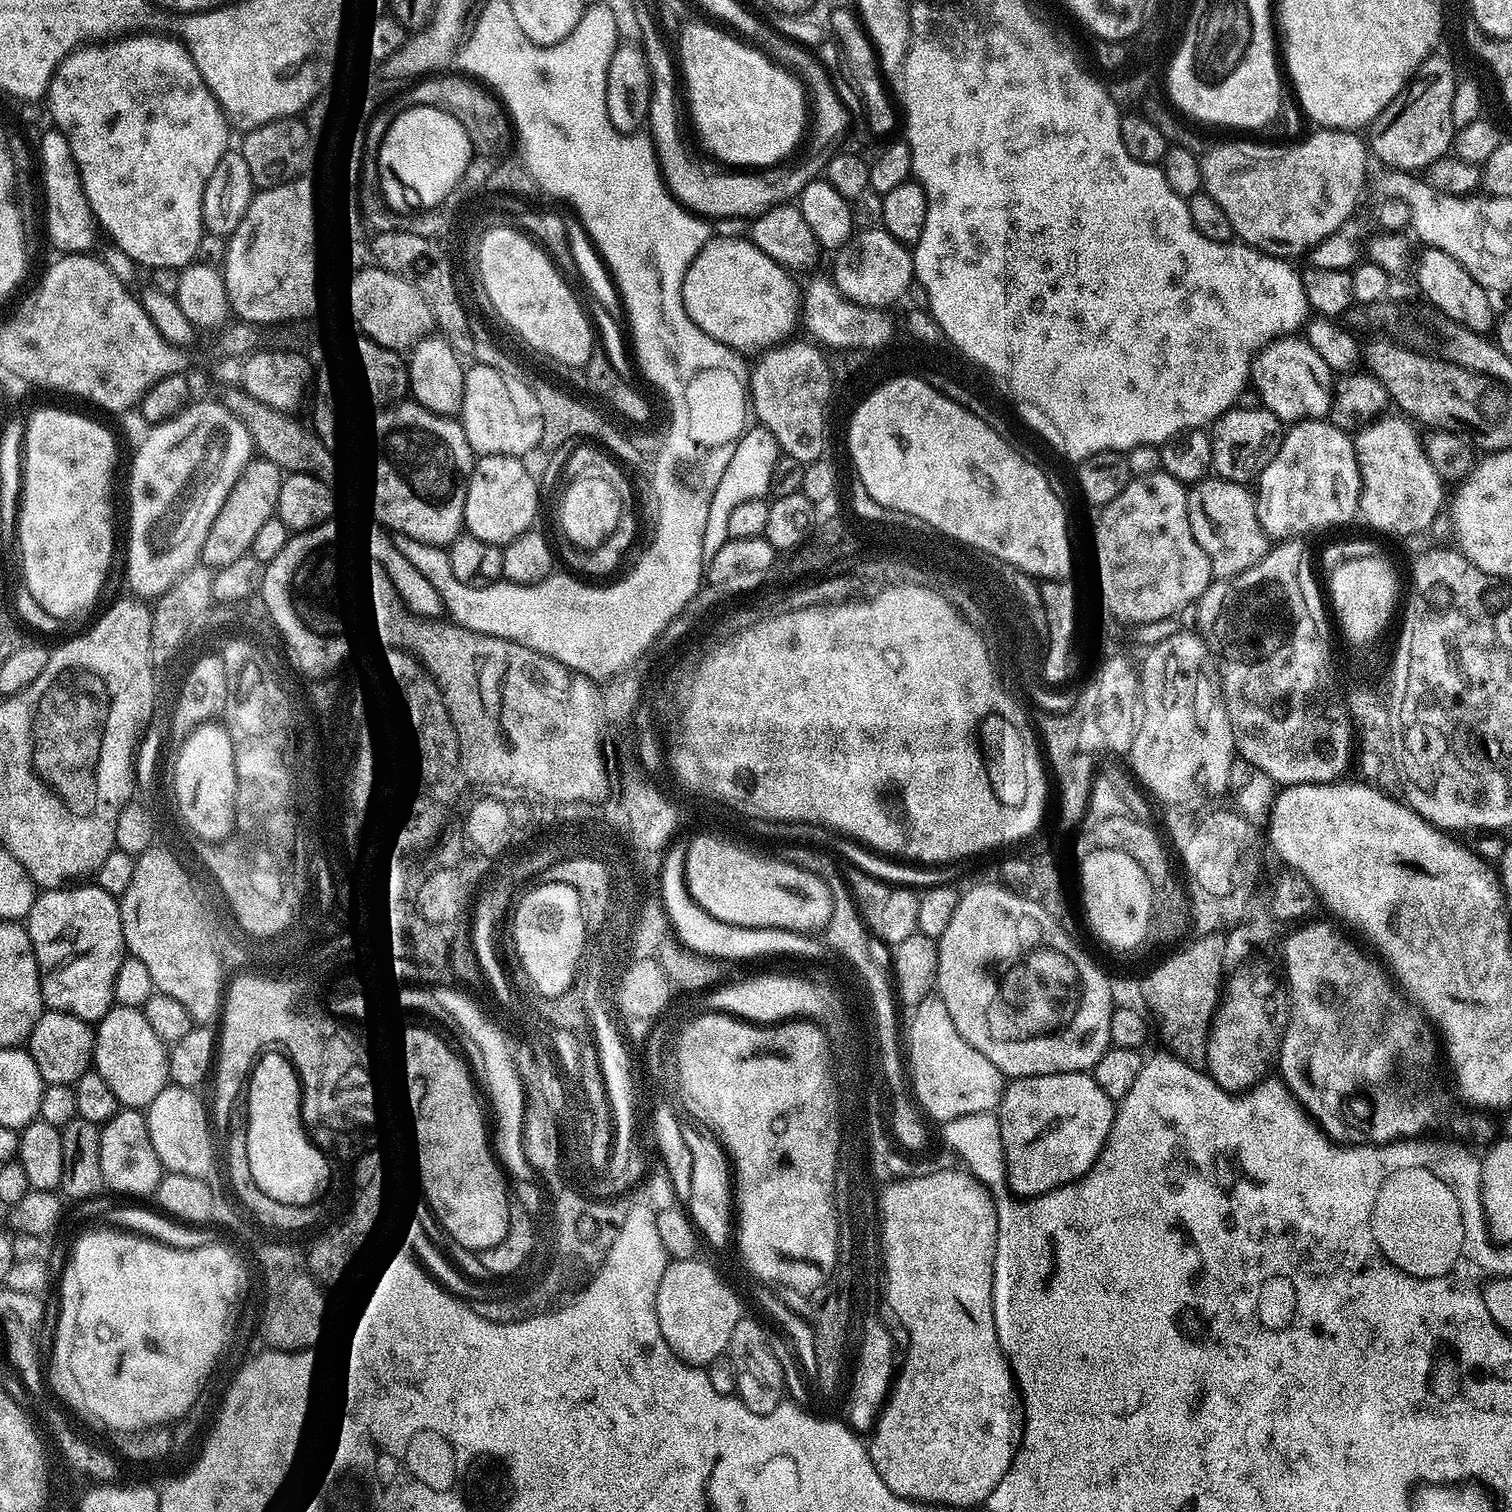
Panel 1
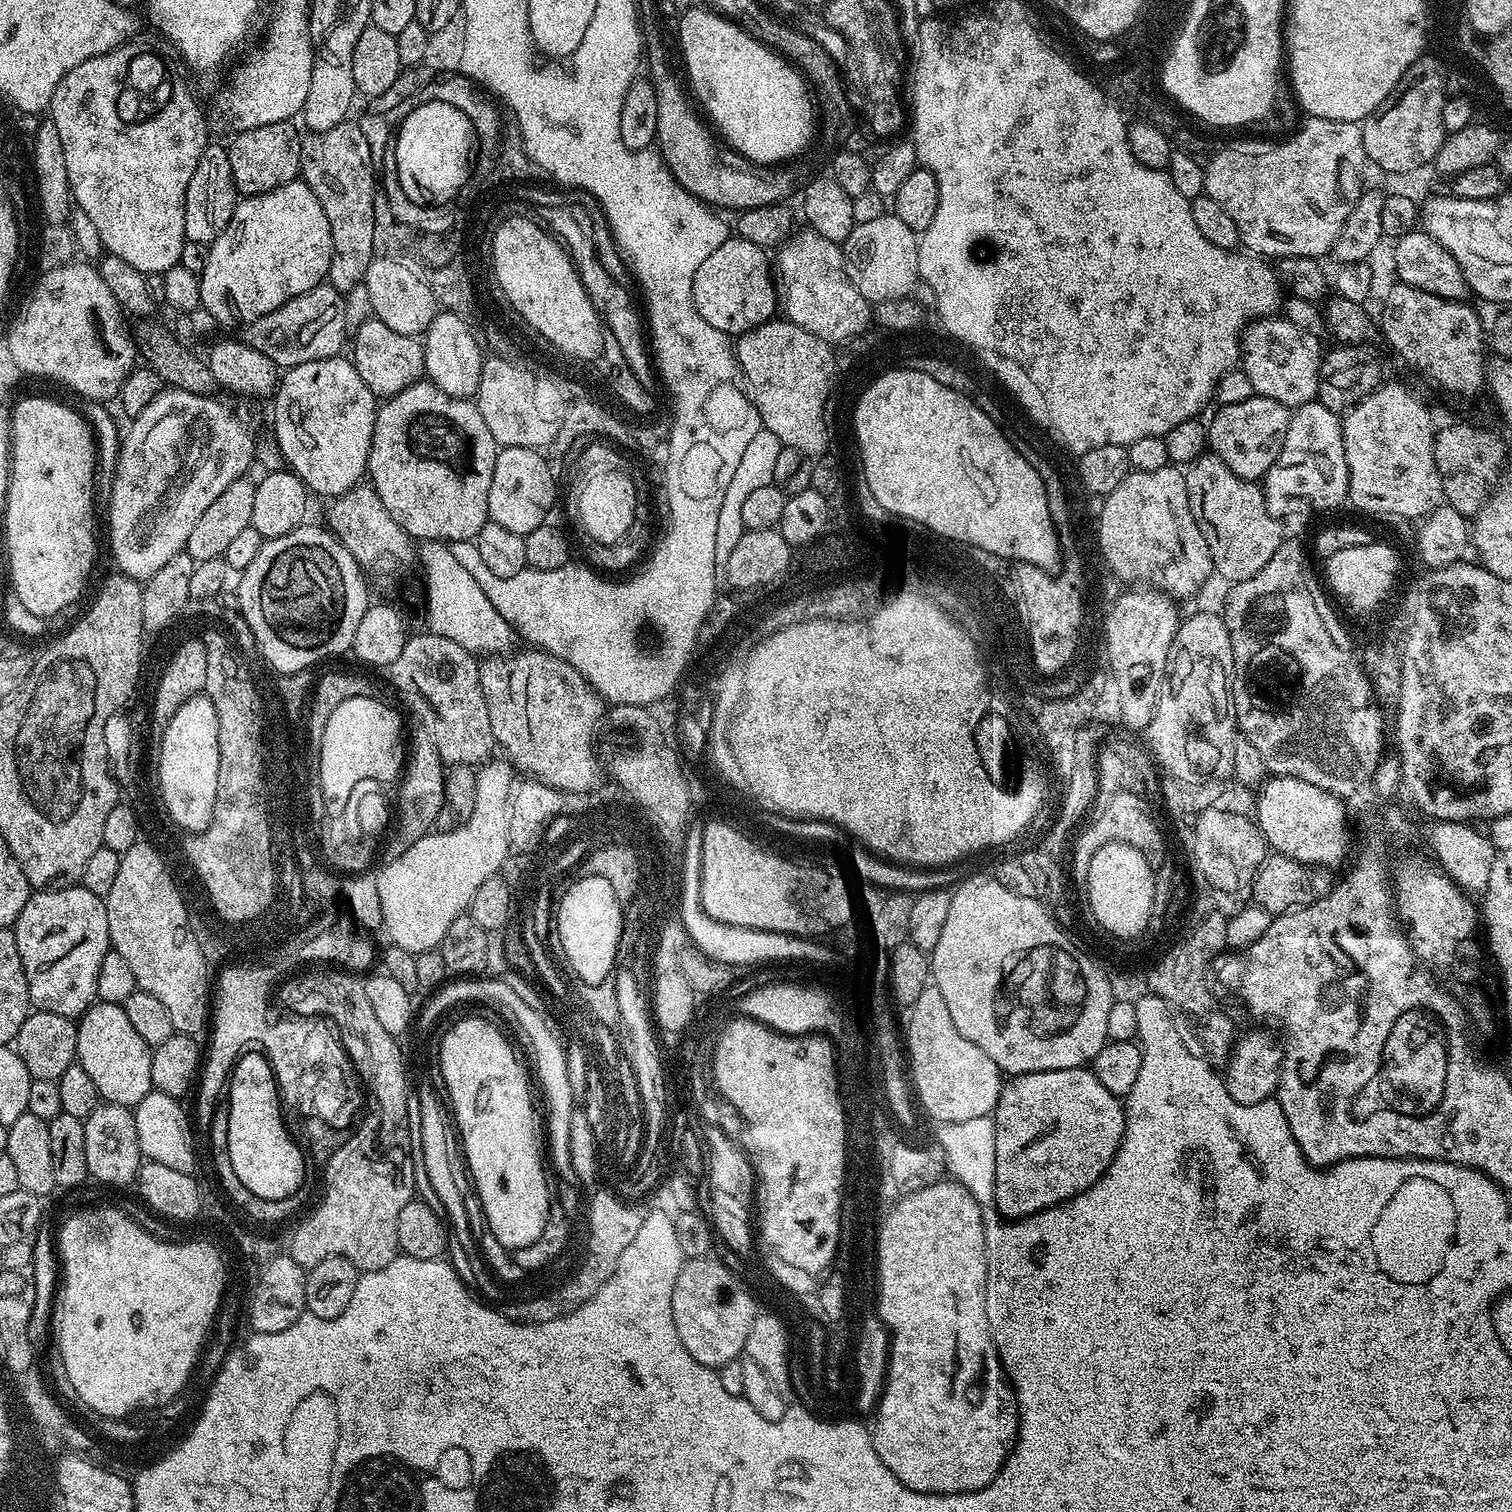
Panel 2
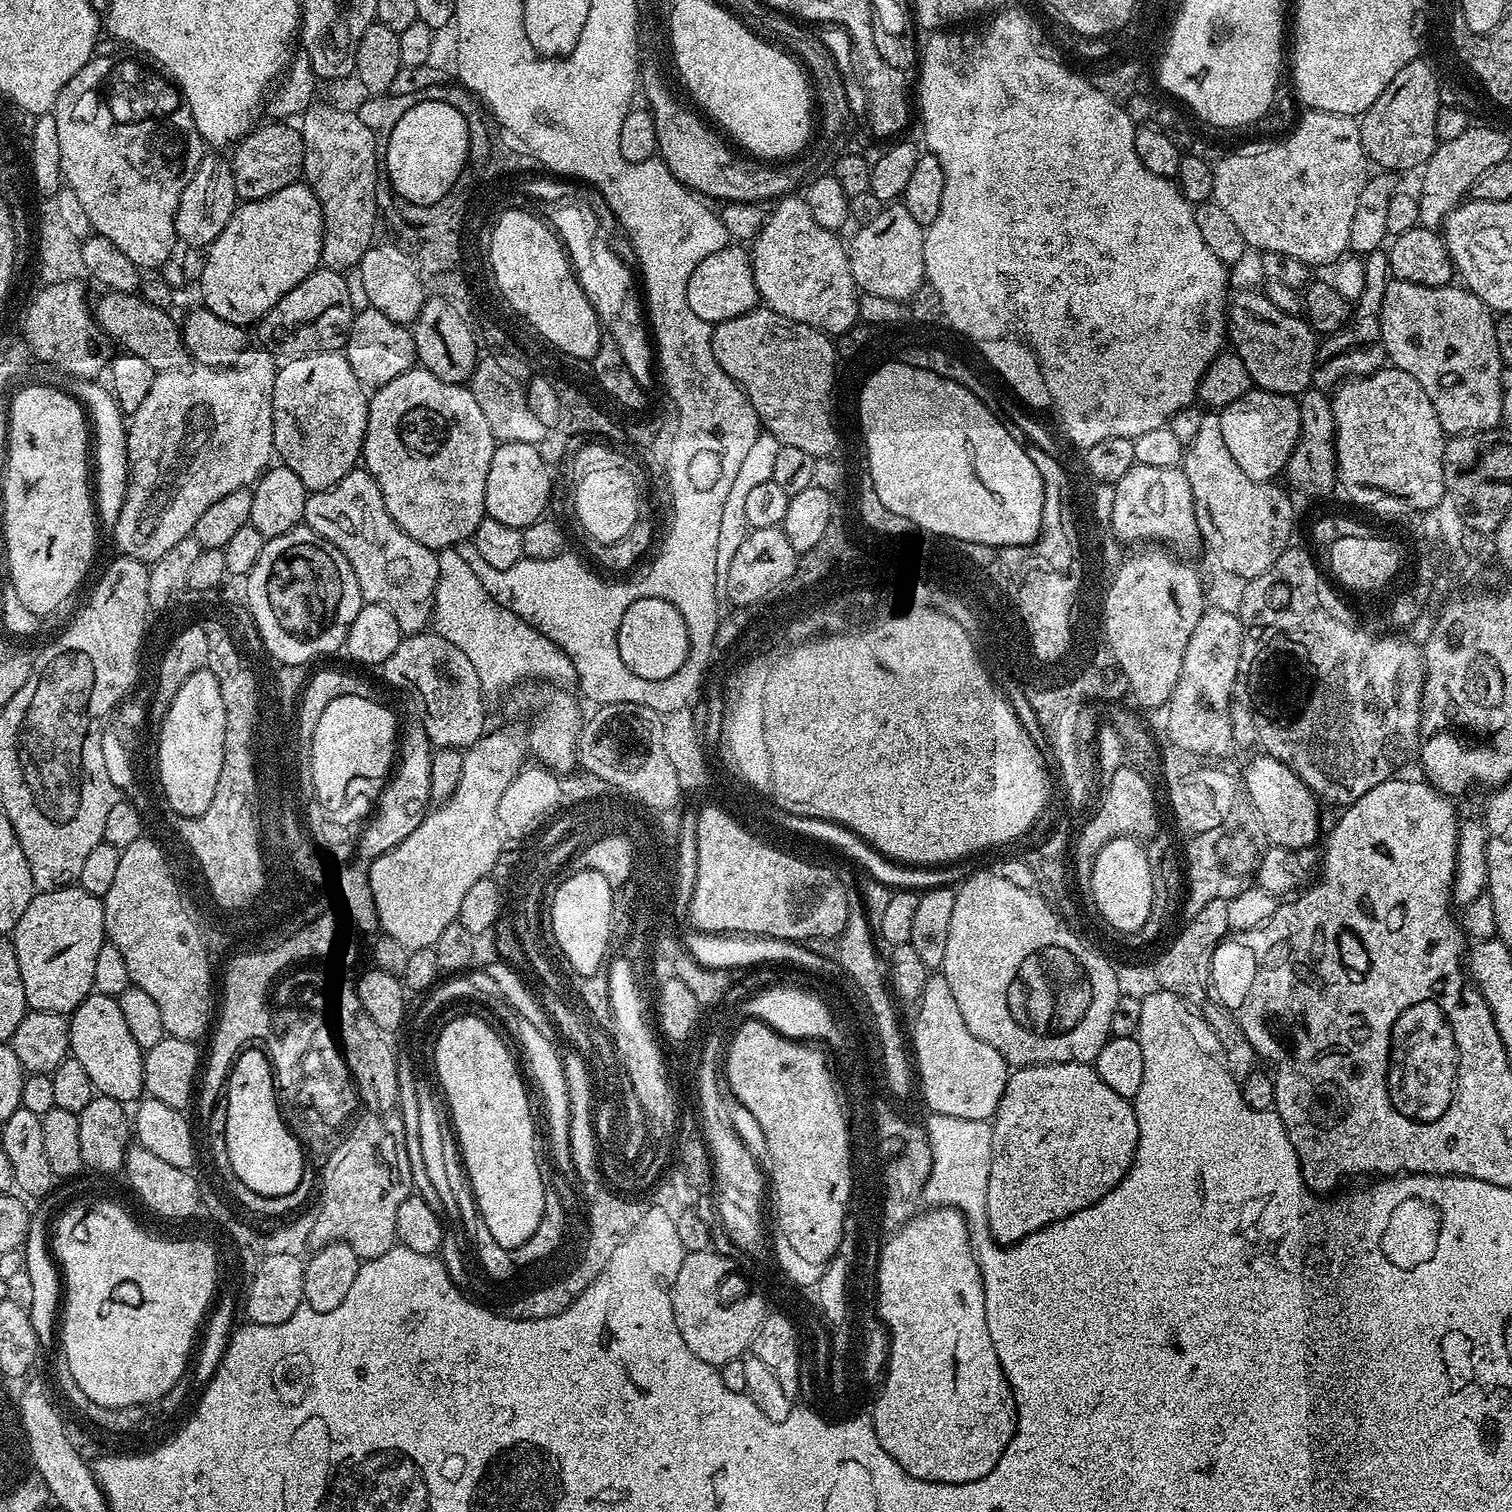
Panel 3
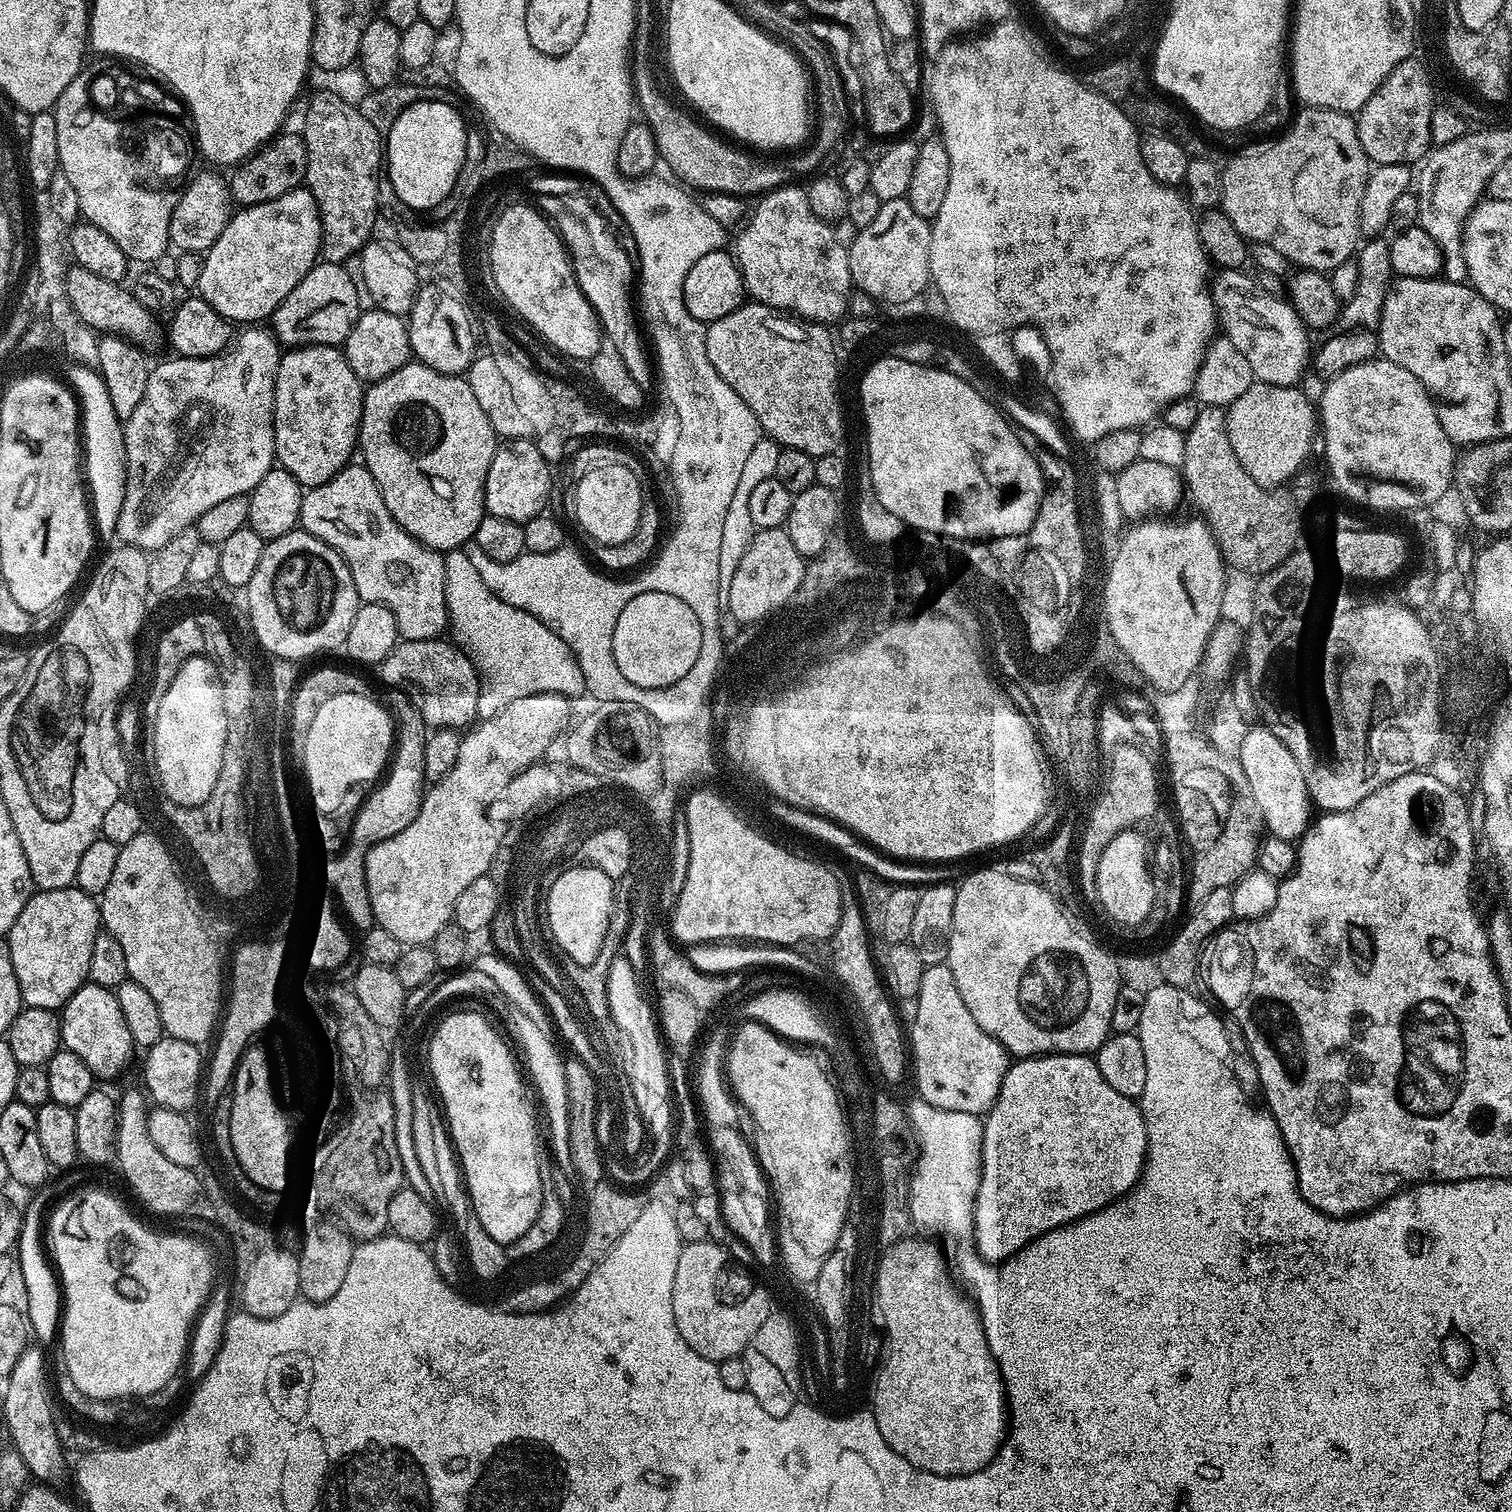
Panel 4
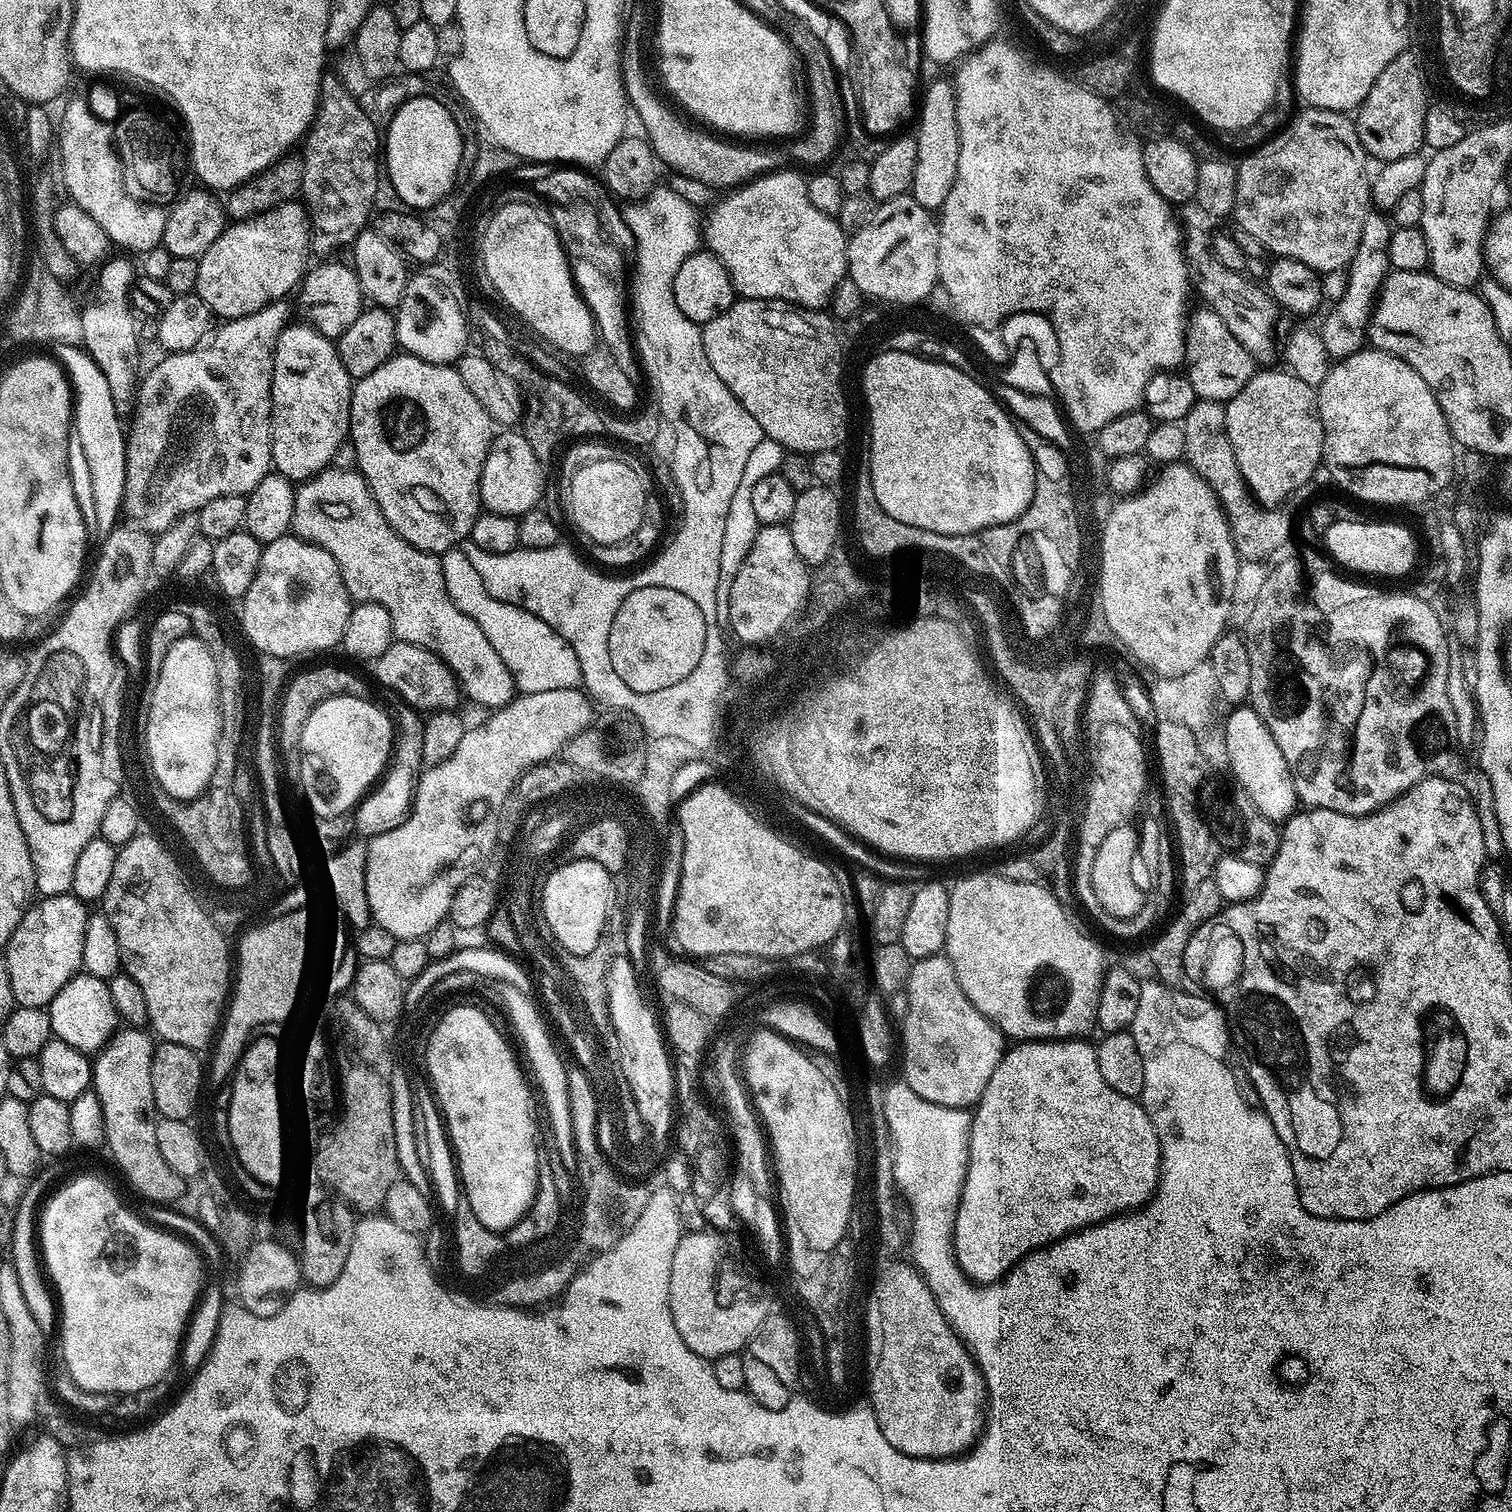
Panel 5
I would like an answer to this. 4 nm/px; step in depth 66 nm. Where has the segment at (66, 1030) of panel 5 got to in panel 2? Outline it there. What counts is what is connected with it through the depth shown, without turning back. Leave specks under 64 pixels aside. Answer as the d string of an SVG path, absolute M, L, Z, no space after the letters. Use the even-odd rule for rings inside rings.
M97 1002L79 1017L76 1025L76 1058L79 1068L90 1078L93 1089L101 1101L135 1109L136 1105L142 1102L142 1098L146 1098L146 1094L153 1091L150 1078L152 1048L144 1041L142 1034L134 1030L130 1018L126 1018L126 1010L121 1005Z

